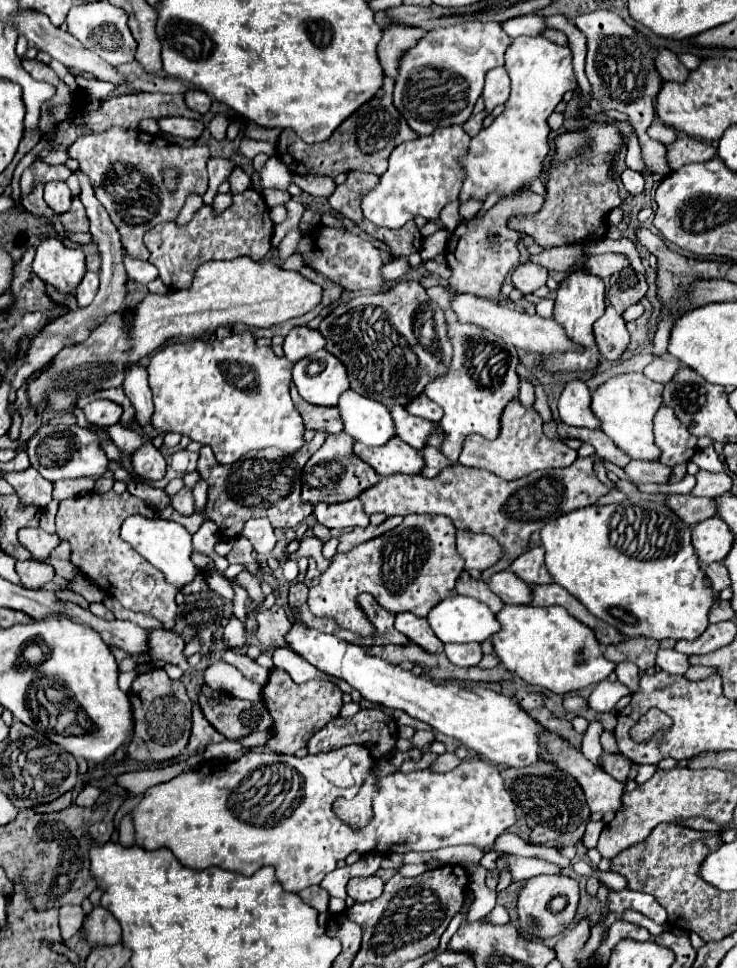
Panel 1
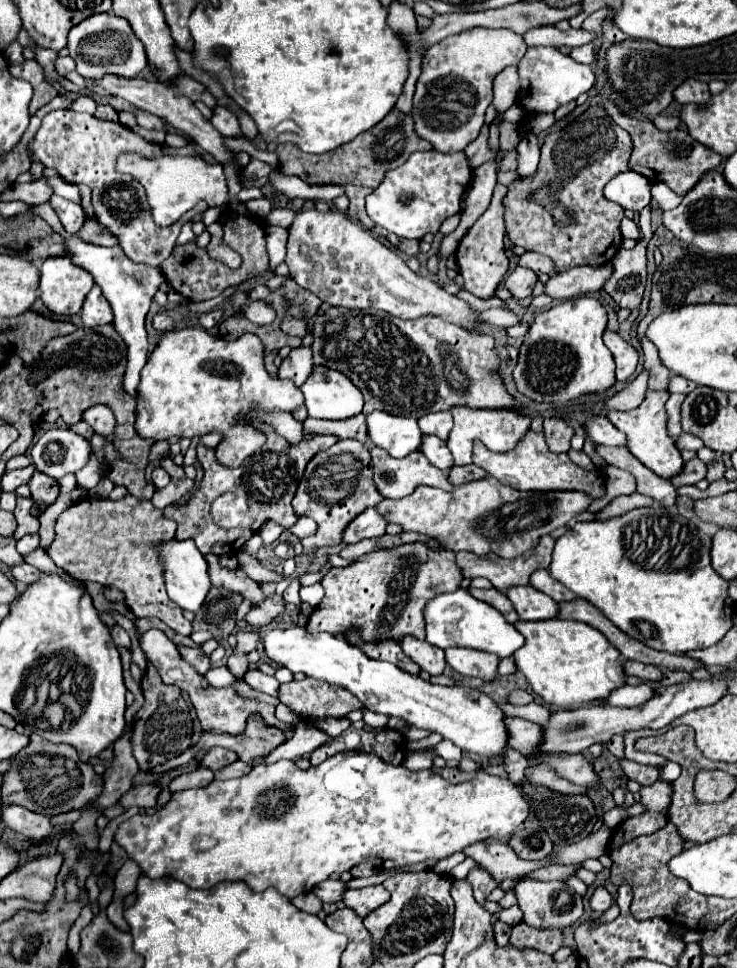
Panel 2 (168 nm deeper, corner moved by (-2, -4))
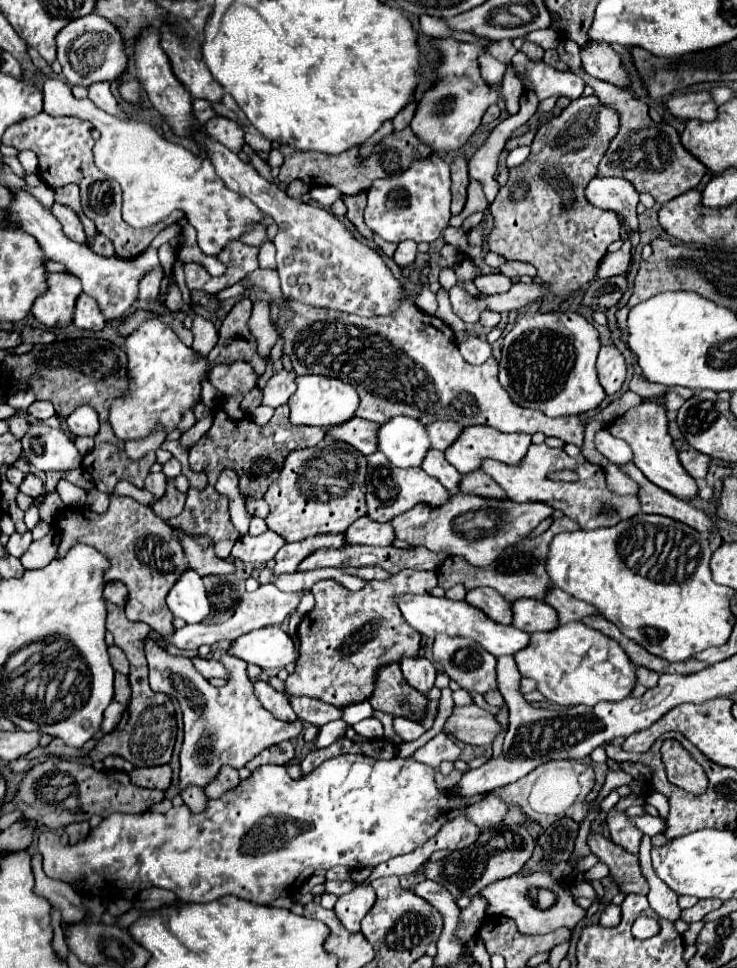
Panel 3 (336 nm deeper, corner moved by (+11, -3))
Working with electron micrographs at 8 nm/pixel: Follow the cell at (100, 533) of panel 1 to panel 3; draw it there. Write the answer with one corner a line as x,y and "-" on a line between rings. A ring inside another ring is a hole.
111,496
111,506
105,514
91,512
89,508
67,508
59,518
59,530
61,544
57,558
61,558
75,544
89,544
101,550
111,562
105,578
111,582
119,580
129,588
129,602
125,606
127,618
131,622
145,622
161,634
173,632
173,614
167,608
165,596
179,580
179,568
189,570
189,562
177,538
177,532
163,518
159,518
149,506
139,504
133,498

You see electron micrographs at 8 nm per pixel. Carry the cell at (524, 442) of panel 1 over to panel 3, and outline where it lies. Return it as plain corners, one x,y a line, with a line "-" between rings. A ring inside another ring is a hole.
533,444
529,448
525,462
521,462
521,466
505,466
501,462
489,460
489,462
485,462
485,466
481,466
481,470
485,474
489,474
505,490
505,494
513,502
549,504
551,508
561,510
565,516
579,522
579,526
585,530
609,528
609,526
615,526
623,520
629,520
641,512
641,504
639,504
637,496
633,496
633,494
631,496
619,496
607,488
605,470
601,466
591,464
583,456
571,458
561,448
549,448
547,444
539,444
539,446
-
561,468
575,470
579,474
579,482
555,482
555,480
551,480
549,474
553,470
561,470

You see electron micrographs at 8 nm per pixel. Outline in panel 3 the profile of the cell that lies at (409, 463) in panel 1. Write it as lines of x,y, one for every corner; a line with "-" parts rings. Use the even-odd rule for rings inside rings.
383,452
371,454
367,458
367,516
375,522
391,522
395,516
411,510
417,504
425,504
429,508
439,508
449,502
451,494
441,486
441,482
433,476
429,476
421,468
397,468
393,466

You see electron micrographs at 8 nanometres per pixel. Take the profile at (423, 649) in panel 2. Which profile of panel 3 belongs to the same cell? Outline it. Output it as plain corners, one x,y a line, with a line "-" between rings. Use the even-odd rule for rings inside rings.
407,658
401,662
403,676
407,684
421,694
427,694
435,682
435,666
427,658

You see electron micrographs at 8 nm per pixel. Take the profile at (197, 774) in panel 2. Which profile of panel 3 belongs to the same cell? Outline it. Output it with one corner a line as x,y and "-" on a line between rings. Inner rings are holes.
189,786
189,790
183,790
181,798
183,798
183,802
189,806
189,810
193,814
199,814
199,812
203,812
207,808
207,796
197,786

